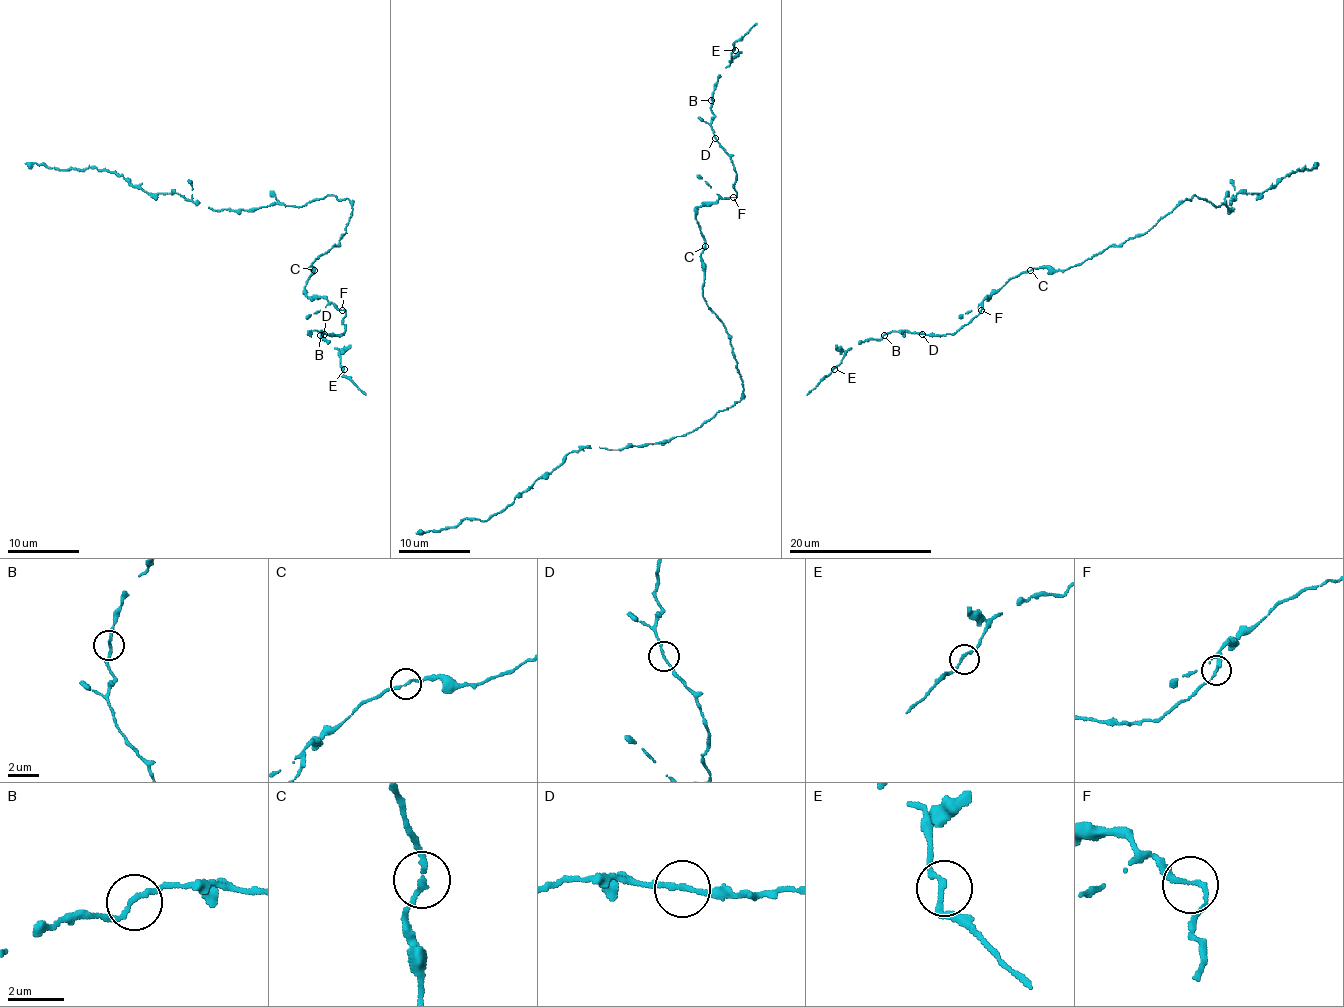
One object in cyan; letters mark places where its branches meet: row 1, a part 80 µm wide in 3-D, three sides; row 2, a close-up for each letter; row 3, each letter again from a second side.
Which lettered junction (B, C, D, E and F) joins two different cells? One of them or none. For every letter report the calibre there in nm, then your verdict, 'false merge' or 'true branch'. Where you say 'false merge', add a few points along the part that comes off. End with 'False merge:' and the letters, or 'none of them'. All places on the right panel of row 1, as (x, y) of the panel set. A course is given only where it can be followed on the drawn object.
B: calibre 170 nm; true branch
C: calibre 170 nm; true branch
D: calibre 160 nm; true branch
E: calibre 160 nm; true branch
F: calibre 180 nm; true branch
False merge: none of them

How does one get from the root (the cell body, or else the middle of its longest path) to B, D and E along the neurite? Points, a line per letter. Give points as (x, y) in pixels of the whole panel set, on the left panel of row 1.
B: (342, 237), (311, 264), (313, 273), (304, 285), (308, 296), (324, 296), (345, 312), (340, 335), (320, 335)
D: (342, 237), (311, 264), (304, 285), (308, 296), (324, 296), (345, 312), (345, 330), (324, 334)
E: (342, 237), (311, 264), (304, 292), (324, 296), (345, 312), (340, 335), (320, 332), (338, 350), (344, 369)

